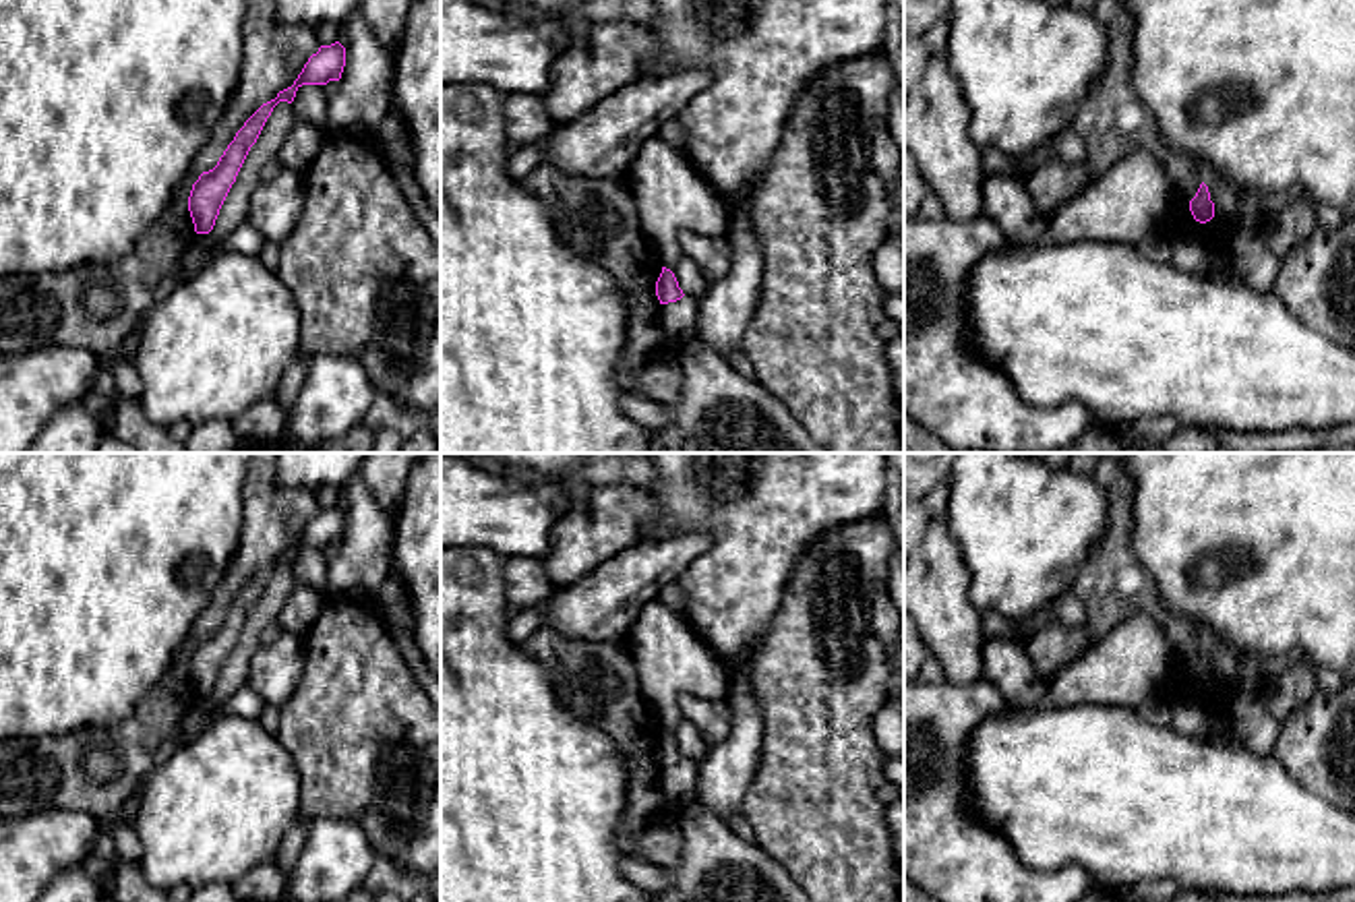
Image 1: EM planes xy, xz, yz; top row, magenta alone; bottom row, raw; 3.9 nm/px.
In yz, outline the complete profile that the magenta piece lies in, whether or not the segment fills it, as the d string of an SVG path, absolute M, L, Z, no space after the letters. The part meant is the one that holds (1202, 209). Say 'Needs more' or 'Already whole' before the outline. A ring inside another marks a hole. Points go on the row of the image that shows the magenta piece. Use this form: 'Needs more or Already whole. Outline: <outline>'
Already whole. Outline: M1204 182L1200 184L1196 197L1190 201L1190 211L1200 223L1206 223L1214 217L1214 203L1210 201L1210 192Z

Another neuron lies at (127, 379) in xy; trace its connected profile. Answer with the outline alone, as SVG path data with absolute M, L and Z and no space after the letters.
M118 360L112 364L112 372L118 397L128 397L139 403L143 383L132 362Z

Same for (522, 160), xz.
M536 143L513 147L507 159L507 174L513 180L523 180L544 161L544 153Z

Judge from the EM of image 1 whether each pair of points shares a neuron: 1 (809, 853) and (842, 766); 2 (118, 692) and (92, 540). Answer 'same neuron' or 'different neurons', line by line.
1: same neuron
2: same neuron

